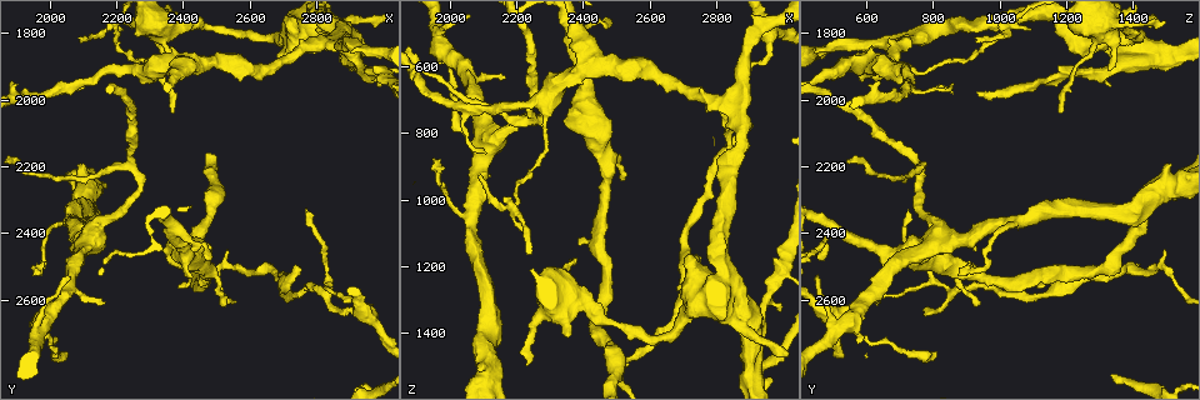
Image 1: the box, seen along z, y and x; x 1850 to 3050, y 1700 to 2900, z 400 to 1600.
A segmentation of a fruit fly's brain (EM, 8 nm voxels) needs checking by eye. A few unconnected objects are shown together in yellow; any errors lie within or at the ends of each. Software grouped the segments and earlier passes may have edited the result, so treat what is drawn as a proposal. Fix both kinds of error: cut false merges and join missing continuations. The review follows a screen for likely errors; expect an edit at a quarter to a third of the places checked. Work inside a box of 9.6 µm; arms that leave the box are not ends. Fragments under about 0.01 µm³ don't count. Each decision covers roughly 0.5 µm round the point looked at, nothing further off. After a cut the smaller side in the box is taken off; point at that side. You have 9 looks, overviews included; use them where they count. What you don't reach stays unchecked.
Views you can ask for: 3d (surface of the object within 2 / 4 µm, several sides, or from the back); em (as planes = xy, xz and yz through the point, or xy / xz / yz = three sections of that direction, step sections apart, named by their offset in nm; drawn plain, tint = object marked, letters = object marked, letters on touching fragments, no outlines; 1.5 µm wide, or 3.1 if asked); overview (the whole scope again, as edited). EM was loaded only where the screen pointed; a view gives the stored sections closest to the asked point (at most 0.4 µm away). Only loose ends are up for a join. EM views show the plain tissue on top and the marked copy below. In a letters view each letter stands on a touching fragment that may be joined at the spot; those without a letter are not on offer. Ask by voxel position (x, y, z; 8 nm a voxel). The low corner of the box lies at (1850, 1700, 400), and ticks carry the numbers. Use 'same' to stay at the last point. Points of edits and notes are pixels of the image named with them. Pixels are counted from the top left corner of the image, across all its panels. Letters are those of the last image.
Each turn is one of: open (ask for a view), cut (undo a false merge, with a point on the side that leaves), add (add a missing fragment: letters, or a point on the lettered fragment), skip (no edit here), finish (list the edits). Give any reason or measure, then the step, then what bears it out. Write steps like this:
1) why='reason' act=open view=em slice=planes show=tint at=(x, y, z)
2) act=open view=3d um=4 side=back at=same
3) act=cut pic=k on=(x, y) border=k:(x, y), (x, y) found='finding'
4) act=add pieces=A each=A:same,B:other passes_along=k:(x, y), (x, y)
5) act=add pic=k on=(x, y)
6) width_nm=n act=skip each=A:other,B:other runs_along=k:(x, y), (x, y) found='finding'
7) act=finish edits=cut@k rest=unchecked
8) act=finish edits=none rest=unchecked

why='three-way junction' act=open view=em slice=xy step=8 show=tint at=(2250, 2210, 760)

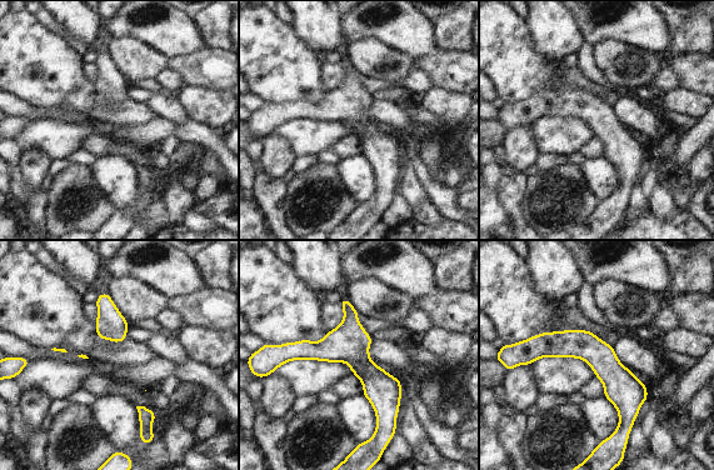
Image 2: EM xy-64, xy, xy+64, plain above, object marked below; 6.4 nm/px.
why='cut it another way' act=open view=em slice=planes show=tint at=same

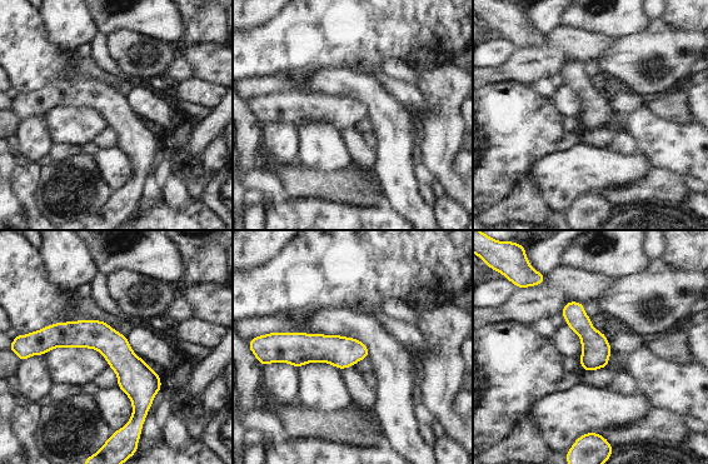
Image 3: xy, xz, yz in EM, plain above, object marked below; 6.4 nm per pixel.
act=open view=em slice=planes show=letters at=same

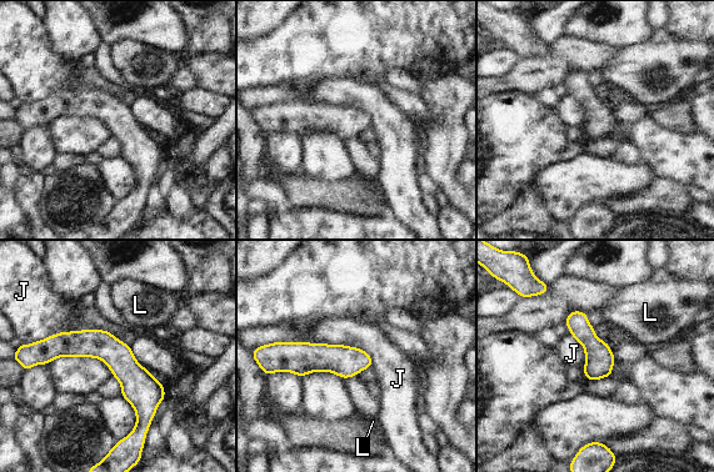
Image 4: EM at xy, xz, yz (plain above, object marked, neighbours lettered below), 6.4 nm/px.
width_nm=180 act=skip each=J:other,L:other border=4:(304, 340), (356, 346), (373, 363) found='continuous, no second neuron'

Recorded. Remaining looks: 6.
why='sharp bend' act=open view=em slice=xz step=8 show=letters at=(2200, 1800, 1010)

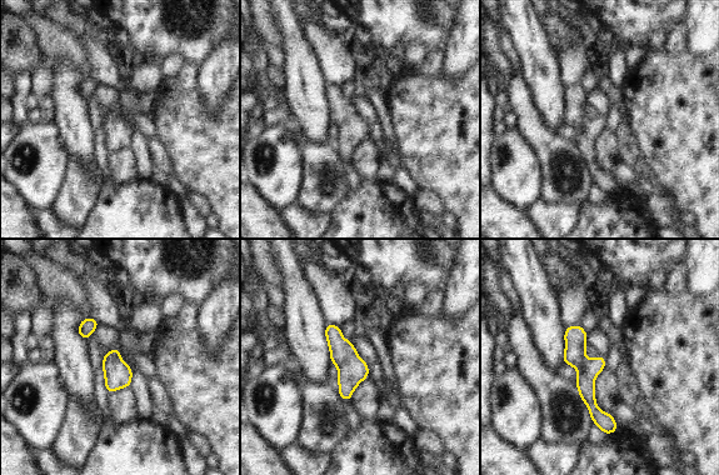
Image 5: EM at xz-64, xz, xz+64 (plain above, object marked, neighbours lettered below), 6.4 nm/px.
why='cut it another way' act=open view=em slice=planes show=letters at=same

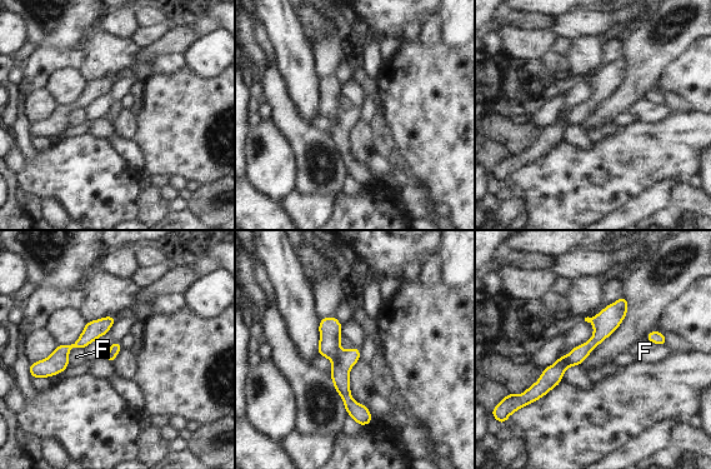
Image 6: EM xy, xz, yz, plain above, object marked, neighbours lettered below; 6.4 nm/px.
width_nm=20 act=skip each=F:other border=6:(83, 348), (69, 352), (69, 364) found='all the same neuron'

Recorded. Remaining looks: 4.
why='thin end' act=open view=em slice=xy step=4 show=letters at=(2770, 2340, 730)

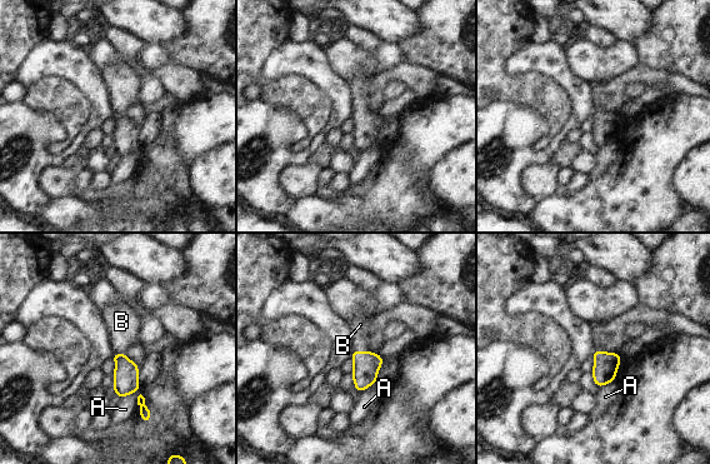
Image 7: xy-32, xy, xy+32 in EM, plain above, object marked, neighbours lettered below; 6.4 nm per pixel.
why='another direction' act=open view=em slice=planes show=letters at=same

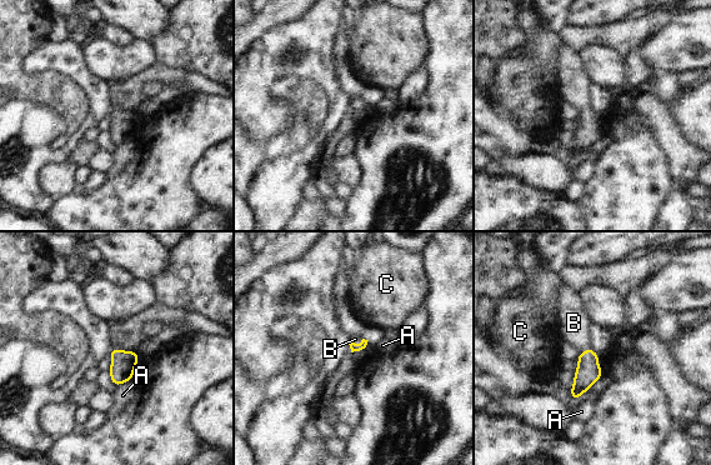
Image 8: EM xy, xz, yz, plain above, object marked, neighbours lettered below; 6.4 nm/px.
act=add pieces=B each=A:other,B:same,C:other passes_along=8:(589, 371), (585, 351), (574, 323) found='the neuron continues'

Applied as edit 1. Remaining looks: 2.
act=finish edits=add@8 rest=unchecked

